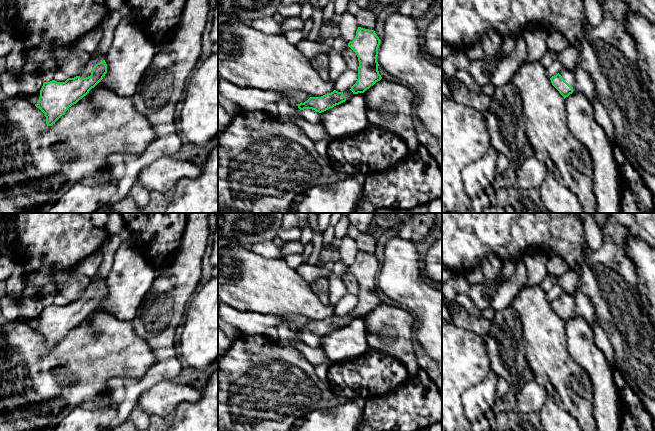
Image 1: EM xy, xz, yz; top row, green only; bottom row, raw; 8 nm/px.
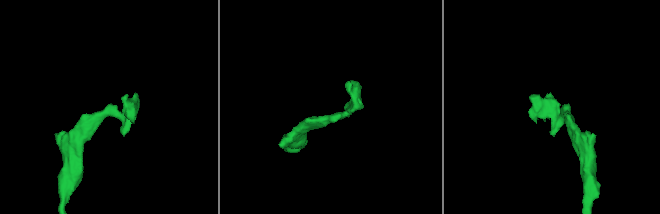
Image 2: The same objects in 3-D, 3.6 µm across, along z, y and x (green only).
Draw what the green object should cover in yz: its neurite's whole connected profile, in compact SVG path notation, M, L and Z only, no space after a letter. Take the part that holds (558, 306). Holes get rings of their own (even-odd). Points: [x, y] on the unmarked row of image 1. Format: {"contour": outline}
{"contour": "M562 292L561 295L550 302L552 309L564 321L573 317L573 308L575 303L575 294Z"}

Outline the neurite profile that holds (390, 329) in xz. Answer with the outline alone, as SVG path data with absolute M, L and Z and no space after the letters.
M381 303L364 320L370 348L398 359L410 377L420 371L413 347L414 316L399 307Z

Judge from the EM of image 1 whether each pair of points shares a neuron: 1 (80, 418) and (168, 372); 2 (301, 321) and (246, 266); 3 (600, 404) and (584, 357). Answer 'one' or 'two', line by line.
1: one
2: two
3: one

